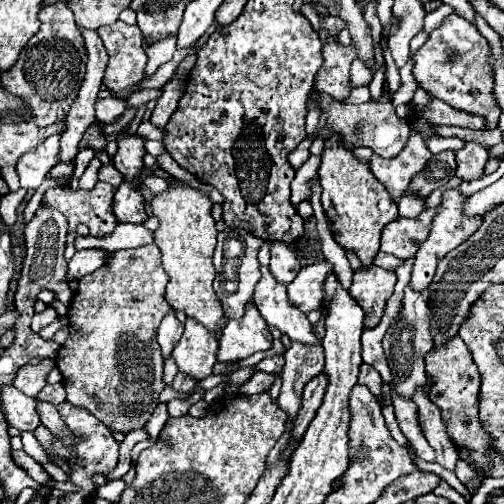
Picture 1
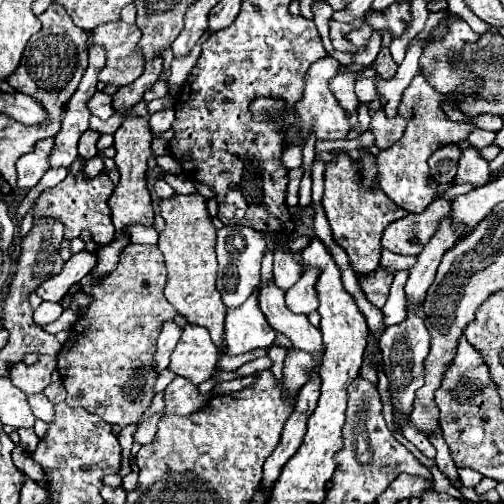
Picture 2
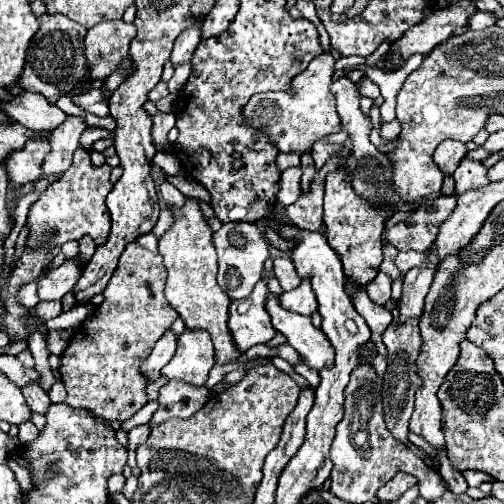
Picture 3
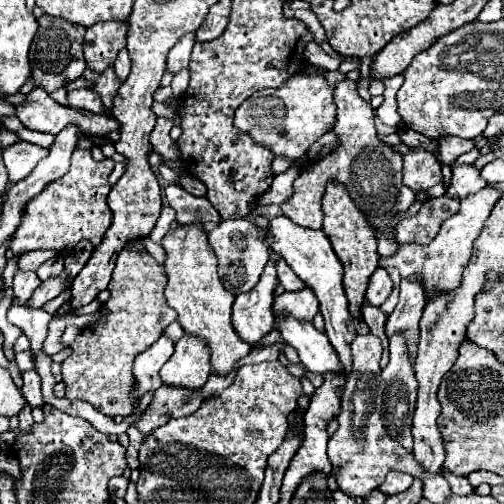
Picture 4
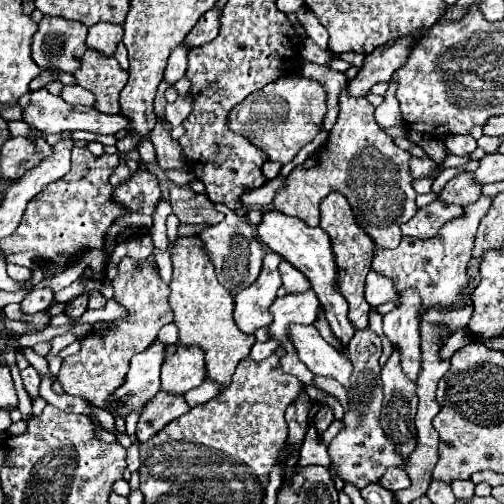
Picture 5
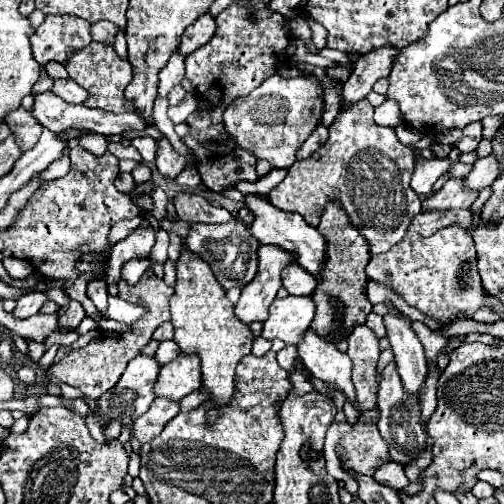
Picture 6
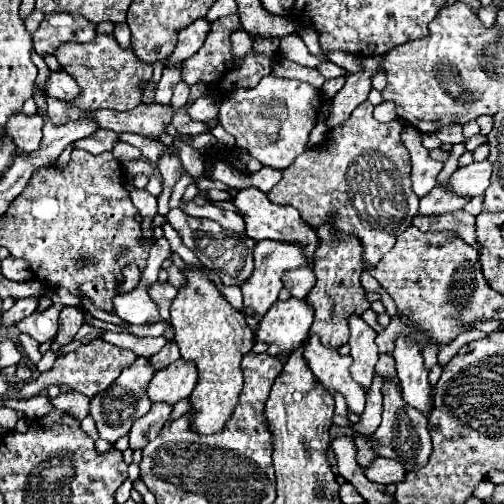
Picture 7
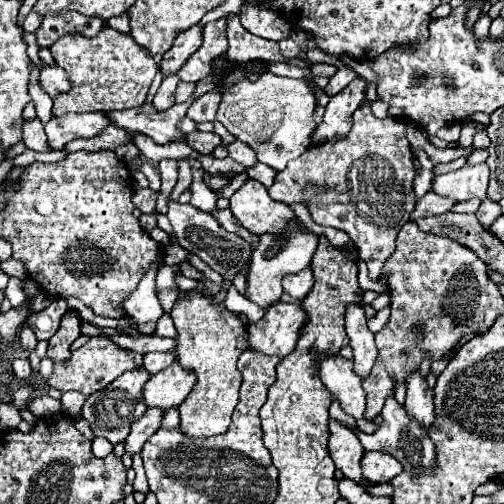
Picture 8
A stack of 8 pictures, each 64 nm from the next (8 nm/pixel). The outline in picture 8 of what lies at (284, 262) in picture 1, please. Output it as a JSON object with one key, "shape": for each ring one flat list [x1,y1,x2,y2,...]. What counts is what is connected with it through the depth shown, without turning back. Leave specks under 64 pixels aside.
{"shape":[[306,268,304,272,284,276,282,286,284,286,284,292,286,292,286,294,290,294,294,300,304,300,304,298,308,296,308,292,312,290,312,286,314,286,312,270,310,270,310,268]]}

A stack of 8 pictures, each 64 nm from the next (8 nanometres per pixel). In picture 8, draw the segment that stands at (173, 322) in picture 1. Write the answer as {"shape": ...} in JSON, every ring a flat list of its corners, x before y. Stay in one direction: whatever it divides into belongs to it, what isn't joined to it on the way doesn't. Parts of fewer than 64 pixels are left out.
{"shape":[[134,368,134,370,118,376,104,390,94,392,86,398,86,402,82,406,82,418,90,424,94,436,102,436,110,444,120,444,120,442,126,440,126,436,130,434,132,422,136,422,146,412,146,404,144,404,144,398,142,398,142,386,146,384,148,378,150,378,148,370]]}

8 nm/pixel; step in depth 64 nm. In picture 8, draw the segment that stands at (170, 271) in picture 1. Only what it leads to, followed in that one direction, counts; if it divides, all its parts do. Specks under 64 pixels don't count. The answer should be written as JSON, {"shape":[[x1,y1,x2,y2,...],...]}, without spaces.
{"shape":[[202,284,188,292,170,312,178,330,178,362,182,368,196,374,194,390,180,404,180,430,188,438,208,438,224,434,230,426,232,412,238,402,238,388,242,374,236,368,238,356,248,348,248,332,242,320,226,310,224,304,214,304,210,296,202,294]]}

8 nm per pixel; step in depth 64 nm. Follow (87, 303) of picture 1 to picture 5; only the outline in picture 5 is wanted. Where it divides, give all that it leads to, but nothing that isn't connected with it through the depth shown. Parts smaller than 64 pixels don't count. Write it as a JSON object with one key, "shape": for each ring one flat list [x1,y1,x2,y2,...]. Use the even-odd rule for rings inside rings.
{"shape":[[122,258,118,266,118,276,112,280,112,286,114,300,126,306,130,316,124,320,116,320,116,326,110,330,96,334,90,332,88,336,84,336,80,352,64,358,62,368,56,376,66,394,80,396,100,408,106,406,106,398,124,382,130,358,138,352,144,352,156,340,158,330,164,324,172,322,172,308,168,304,170,288,160,280,160,276,146,260,138,262,132,258],[136,266,140,266,140,270,136,270]]}

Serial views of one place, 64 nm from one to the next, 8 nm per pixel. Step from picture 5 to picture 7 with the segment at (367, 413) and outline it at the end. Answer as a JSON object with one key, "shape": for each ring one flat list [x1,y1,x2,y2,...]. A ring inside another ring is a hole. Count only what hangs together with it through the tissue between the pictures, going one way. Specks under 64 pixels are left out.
{"shape":[[352,314,348,318,348,326,350,326,348,346,350,346,350,356,354,358,350,372,352,378,368,390,374,376,374,366,378,362,378,346,374,342,376,332,358,314],[354,438,354,442,356,442,356,446,358,446,358,464,362,466,362,468,366,468,374,458,376,458,376,454,370,450,370,444,364,440,364,438]]}

